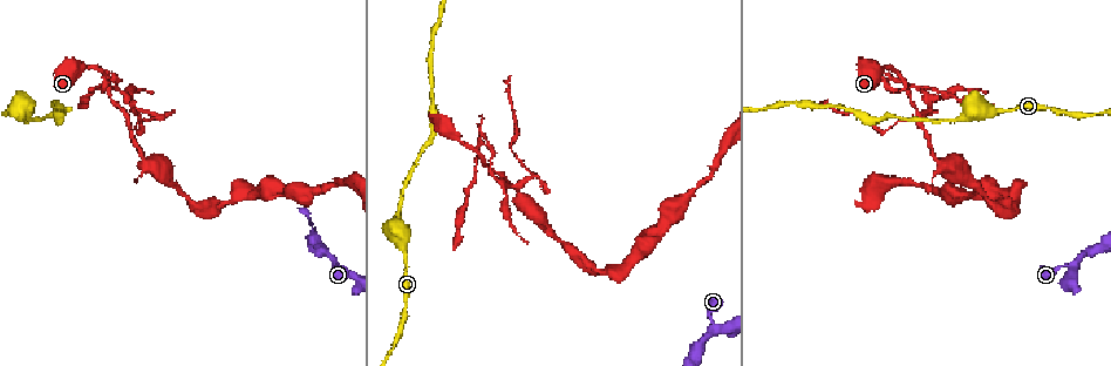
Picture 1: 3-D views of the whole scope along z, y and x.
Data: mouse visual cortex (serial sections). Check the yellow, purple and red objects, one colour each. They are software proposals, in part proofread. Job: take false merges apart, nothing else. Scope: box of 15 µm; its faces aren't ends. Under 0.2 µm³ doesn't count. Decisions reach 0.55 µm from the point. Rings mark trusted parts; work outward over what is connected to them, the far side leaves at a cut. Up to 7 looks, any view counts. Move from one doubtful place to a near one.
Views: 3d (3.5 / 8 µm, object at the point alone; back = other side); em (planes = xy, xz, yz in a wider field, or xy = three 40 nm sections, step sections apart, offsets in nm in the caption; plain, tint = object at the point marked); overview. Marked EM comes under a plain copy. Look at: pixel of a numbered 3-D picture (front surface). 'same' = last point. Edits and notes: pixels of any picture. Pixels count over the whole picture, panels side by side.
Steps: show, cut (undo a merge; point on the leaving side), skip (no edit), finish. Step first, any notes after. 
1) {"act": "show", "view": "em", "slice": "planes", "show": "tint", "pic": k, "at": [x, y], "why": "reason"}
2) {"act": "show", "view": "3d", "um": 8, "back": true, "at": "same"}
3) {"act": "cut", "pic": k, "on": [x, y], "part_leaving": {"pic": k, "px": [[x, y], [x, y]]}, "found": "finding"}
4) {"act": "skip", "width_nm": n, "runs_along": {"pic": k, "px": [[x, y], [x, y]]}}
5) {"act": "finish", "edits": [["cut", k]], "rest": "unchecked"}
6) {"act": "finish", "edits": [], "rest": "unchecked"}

{"act": "show", "view": "3d", "um": 3.5, "pic": 1, "at": [397, 239], "why": "thick turns thin"}

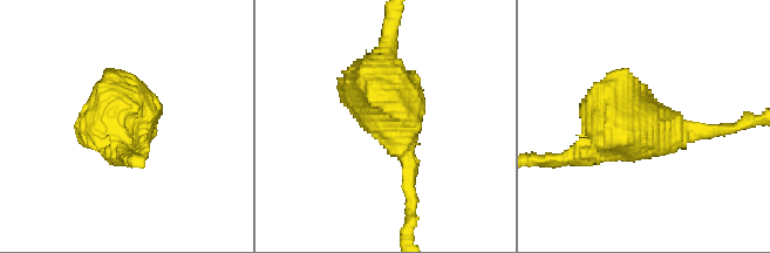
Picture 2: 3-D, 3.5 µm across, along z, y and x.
{"act": "show", "view": "em", "slice": "xy", "step": 2, "show": "tint", "pic": 2, "at": [385, 119]}

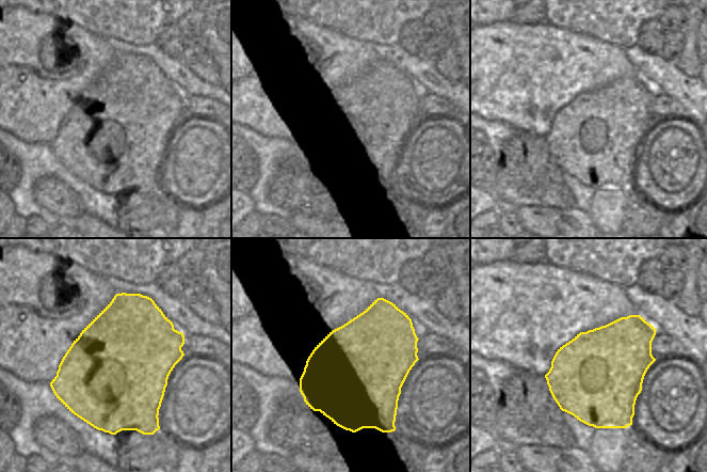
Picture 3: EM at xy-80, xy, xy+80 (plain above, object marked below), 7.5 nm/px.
{"act": "show", "view": "em", "slice": "planes", "show": "tint", "at": "same"}

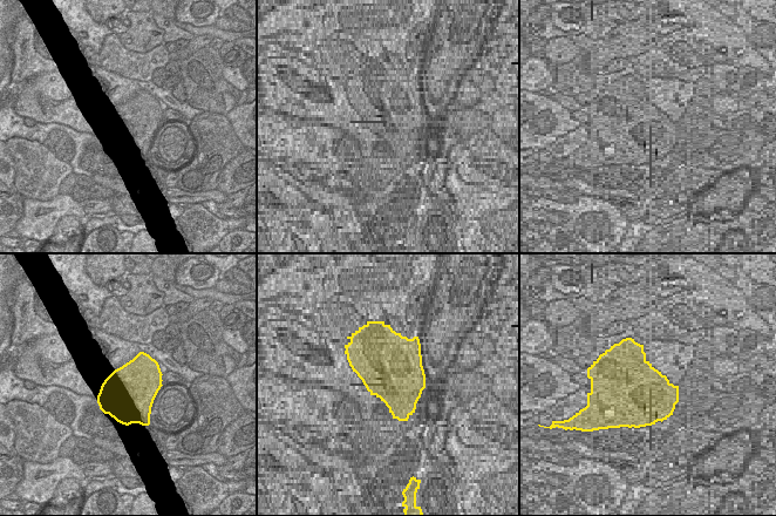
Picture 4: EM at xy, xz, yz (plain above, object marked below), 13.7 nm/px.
{"act": "skip", "width_nm": 700, "runs_along": {"pic": 2, "px": [[692, 130], [617, 130], [553, 158]]}, "found": "all the same cell"}

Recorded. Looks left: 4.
{"act": "show", "view": "3d", "um": 8, "pic": 1, "at": [907, 88], "why": "a narrow waist"}

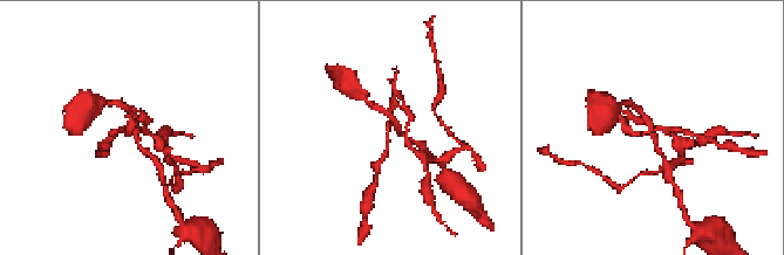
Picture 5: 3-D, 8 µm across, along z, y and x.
{"act": "show", "view": "em", "slice": "xy", "step": 5, "show": "tint", "pic": 5, "at": [651, 126], "why": "now the EM"}

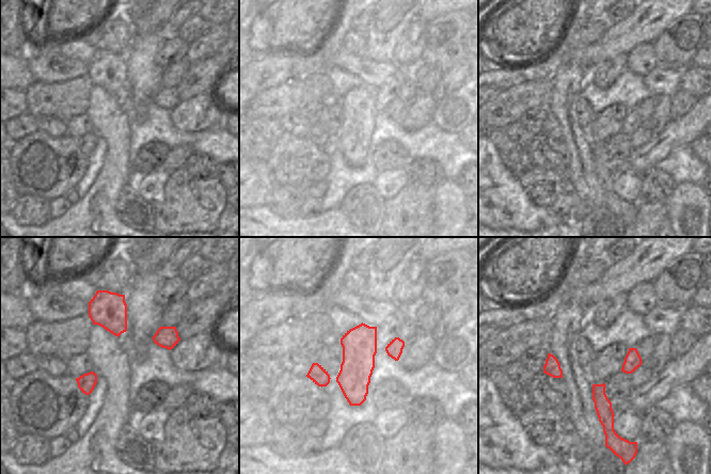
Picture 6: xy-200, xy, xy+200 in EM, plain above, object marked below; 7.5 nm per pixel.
{"act": "skip", "width_nm": 260, "runs_along": {"pic": 5, "px": [[631, 105], [650, 124], [662, 156]]}, "found": "one cell here"}

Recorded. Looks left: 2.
{"act": "show", "view": "3d", "um": 3.5, "pic": 1, "at": [704, 337], "why": "sudden change in width"}

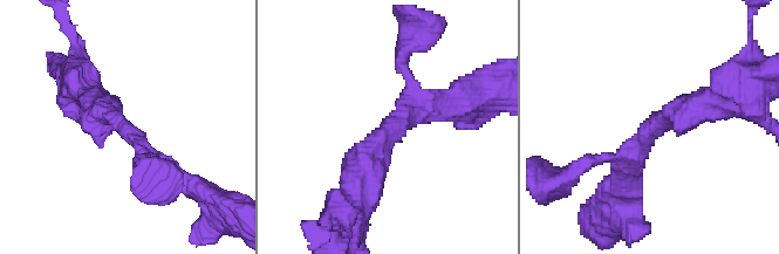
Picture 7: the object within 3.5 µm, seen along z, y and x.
{"act": "show", "view": "em", "slice": "xy", "step": 3, "show": "tint", "pic": 7, "at": [653, 126], "arm_widths_nm": [200, 400], "why": "now the EM"}

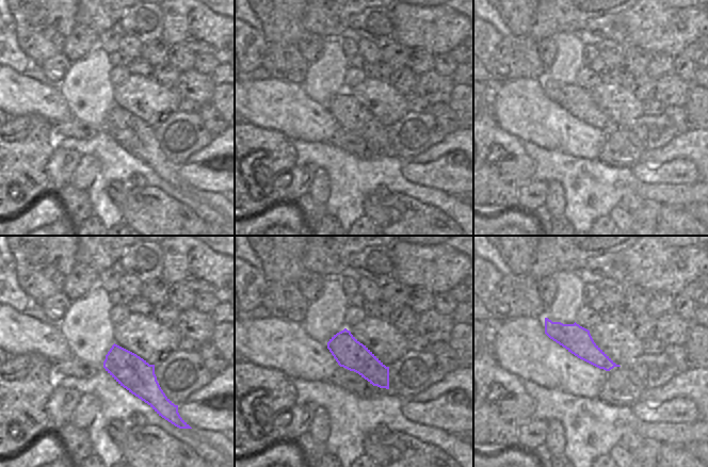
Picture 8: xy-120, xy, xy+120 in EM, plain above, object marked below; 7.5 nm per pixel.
{"act": "skip", "runs_along": {"pic": 8, "px": [[547, 322], [611, 365]]}, "found": "one cell here"}

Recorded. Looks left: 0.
{"act": "finish", "edits": [], "rest": "unchecked"}

